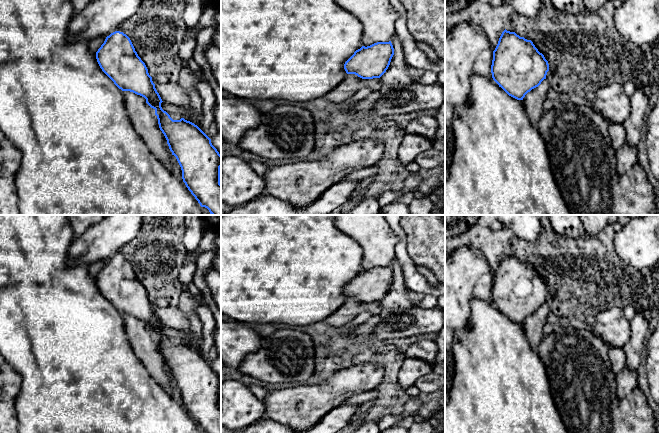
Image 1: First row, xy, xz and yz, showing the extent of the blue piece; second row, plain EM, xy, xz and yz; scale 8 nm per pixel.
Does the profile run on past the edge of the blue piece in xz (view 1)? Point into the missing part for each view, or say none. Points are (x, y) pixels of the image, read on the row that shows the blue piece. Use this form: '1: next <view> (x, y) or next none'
1: next none

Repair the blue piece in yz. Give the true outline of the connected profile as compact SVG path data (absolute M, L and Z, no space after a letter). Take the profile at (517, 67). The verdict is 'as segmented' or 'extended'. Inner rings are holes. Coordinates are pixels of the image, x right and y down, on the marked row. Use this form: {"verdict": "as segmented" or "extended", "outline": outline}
{"verdict": "as segmented", "outline": "M502 32L493 51L493 80L509 96L523 100L525 95L546 79L548 61L531 40L515 32Z"}

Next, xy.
{"verdict": "as segmented", "outline": "M115 31L107 36L96 52L96 59L102 71L119 89L144 97L146 103L155 110L159 128L167 140L172 155L176 157L181 167L182 179L186 187L201 207L207 208L211 215L221 215L221 155L212 145L211 139L194 123L184 118L173 120L162 109L163 101L155 88L152 77L126 34Z"}

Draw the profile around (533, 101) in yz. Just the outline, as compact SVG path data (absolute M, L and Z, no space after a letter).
M544 79L538 87L532 89L523 98L524 108L534 127L537 127L537 124L544 113L543 103L547 99L547 94L550 89L551 85L549 81Z

